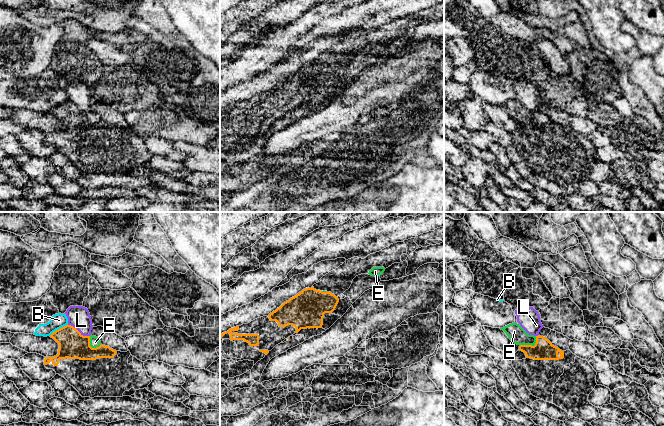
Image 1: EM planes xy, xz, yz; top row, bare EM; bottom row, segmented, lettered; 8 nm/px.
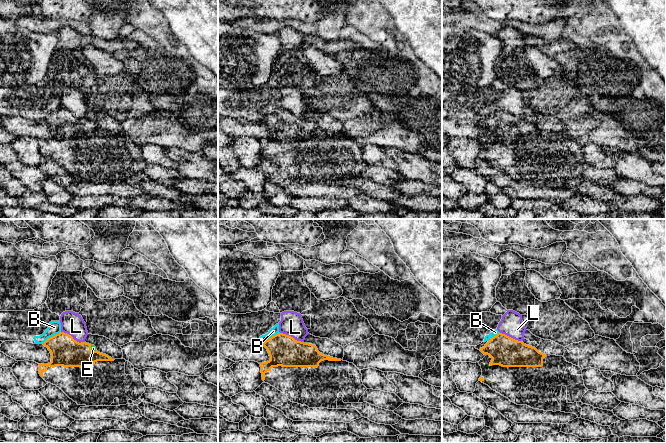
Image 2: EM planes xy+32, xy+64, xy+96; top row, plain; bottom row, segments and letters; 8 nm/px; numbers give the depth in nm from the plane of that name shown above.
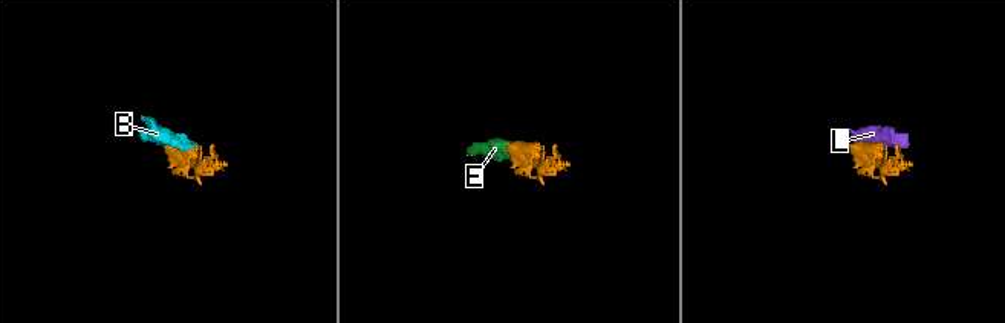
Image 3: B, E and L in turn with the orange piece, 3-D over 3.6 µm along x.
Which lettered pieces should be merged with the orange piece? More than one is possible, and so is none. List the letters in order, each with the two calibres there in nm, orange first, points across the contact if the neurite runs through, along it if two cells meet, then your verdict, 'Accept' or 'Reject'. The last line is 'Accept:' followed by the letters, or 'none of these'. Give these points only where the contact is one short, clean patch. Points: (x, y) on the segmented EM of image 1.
B: Thickness 220 nm (orange) against 120 nm. Boundary: xy (67, 324), (49, 335). Reject
E: Thickness 160 nm (orange) against 140 nm. Path across: yz (543, 349), (531, 345), (514, 331). Accept
L: Thickness 220 nm (orange) against 180 nm. Reject
Accept: E

